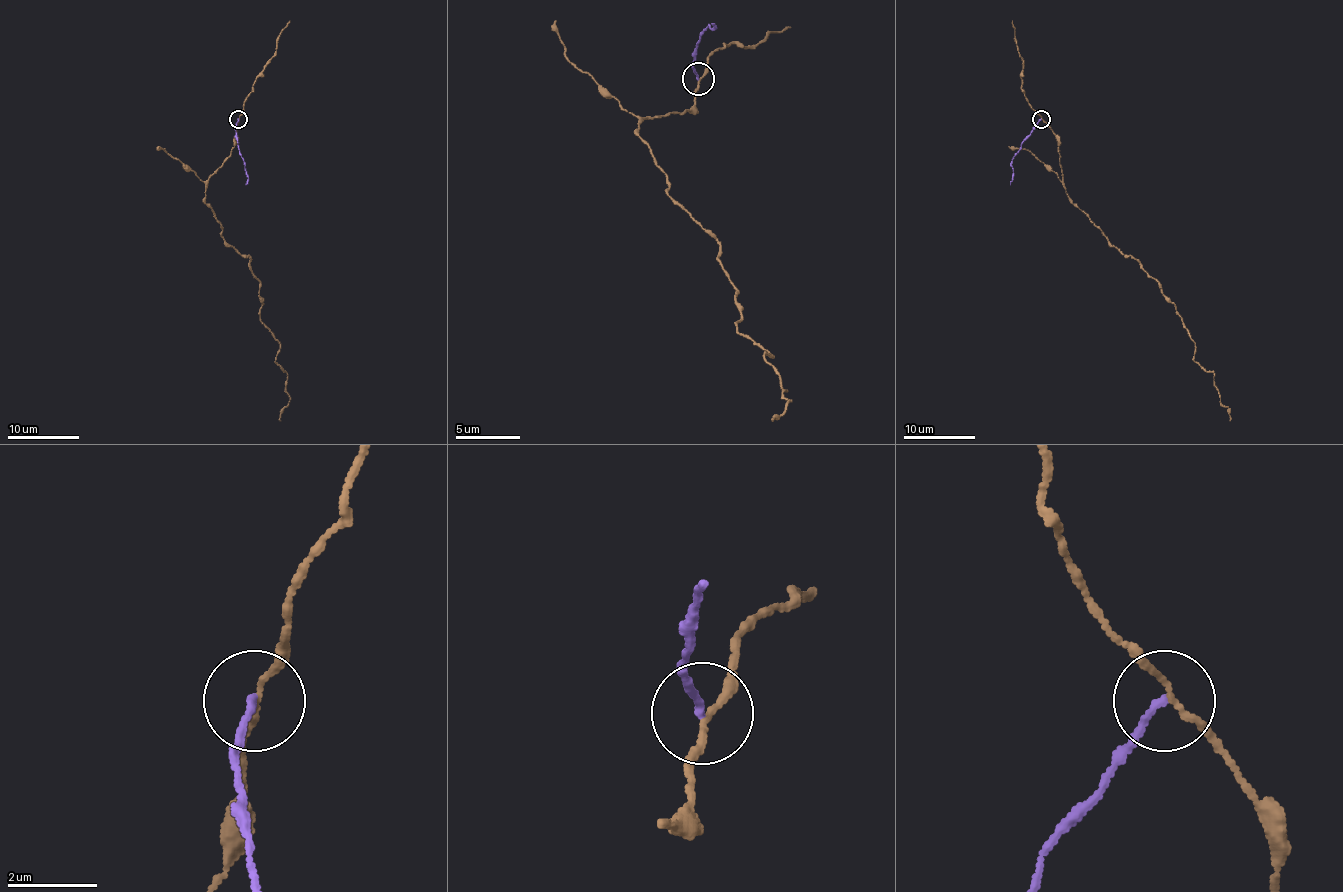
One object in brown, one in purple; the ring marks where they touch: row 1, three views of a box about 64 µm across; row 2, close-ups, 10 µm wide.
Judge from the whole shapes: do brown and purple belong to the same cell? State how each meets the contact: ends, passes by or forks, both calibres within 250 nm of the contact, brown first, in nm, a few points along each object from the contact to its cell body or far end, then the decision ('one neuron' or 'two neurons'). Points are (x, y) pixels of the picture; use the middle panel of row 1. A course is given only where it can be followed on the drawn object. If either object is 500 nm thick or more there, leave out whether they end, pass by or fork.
brown passes by; purple ends there; 120 nm thick on the brown side, 150 nm on the other; brown runs (697, 81), (691, 110), (646, 116), (639, 139), (720, 246), (736, 329), (772, 355), (791, 400), (775, 420); purple runs (697, 78), (694, 52), (707, 26), (713, 29), (710, 23); two neurons

